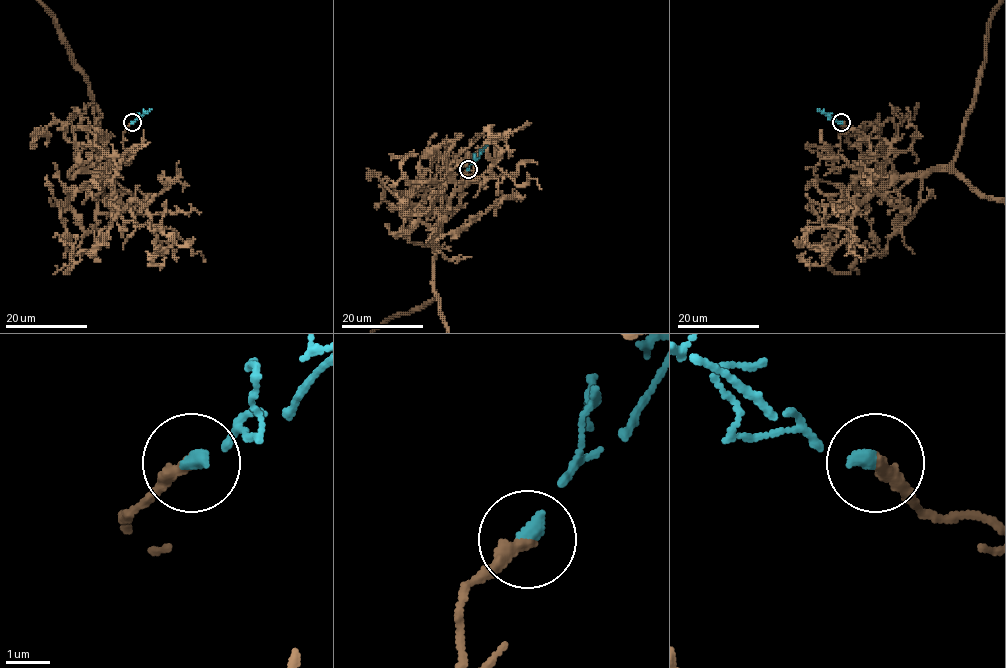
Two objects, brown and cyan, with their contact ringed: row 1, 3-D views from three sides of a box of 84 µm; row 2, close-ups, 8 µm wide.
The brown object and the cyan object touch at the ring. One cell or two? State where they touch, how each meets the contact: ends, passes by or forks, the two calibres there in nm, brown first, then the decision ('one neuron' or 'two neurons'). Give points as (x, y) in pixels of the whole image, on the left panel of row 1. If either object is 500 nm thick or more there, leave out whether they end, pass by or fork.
(132, 122) | brown ends | cyan ends | 360/320 nm | one neuron

